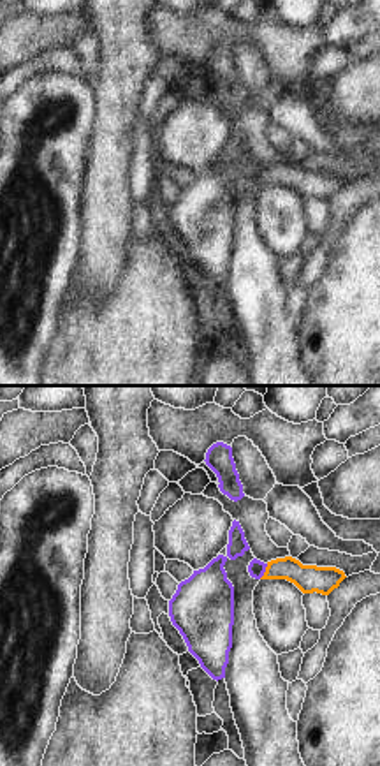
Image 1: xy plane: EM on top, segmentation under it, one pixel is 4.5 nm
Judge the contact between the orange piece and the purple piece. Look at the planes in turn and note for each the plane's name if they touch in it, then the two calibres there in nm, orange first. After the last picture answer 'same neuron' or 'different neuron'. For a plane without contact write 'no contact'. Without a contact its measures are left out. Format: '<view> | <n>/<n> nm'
xy | 130/70 nm

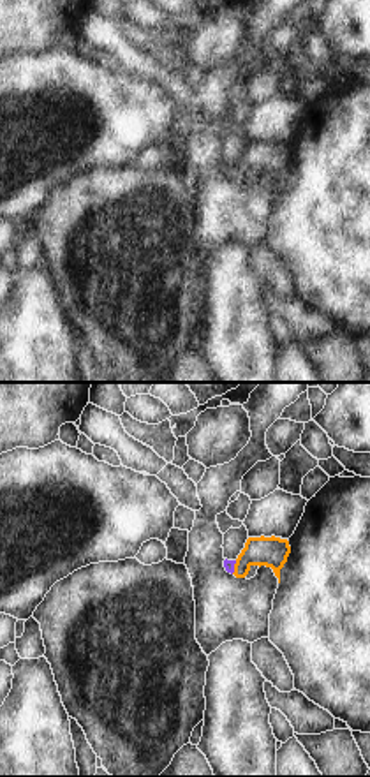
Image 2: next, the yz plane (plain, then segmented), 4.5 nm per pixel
yz | 140/50 nm

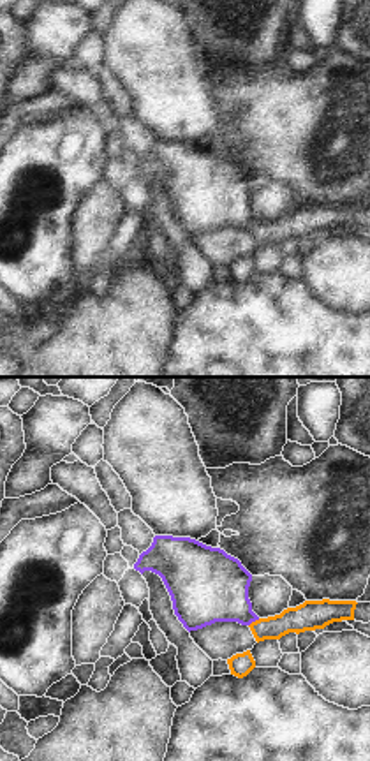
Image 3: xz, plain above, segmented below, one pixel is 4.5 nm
xz | 140/320 nm

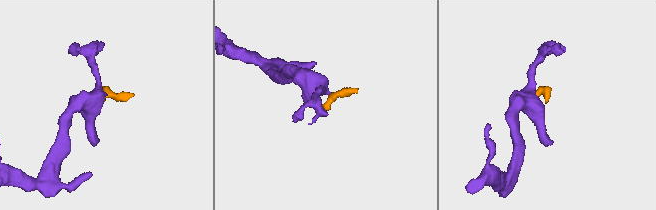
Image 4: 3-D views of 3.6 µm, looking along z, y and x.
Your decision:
same neuron

